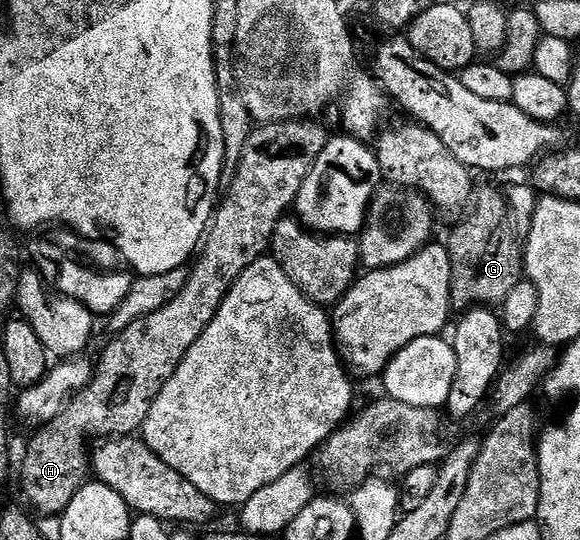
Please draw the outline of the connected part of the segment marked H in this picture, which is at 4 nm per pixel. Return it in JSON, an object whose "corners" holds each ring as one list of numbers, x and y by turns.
{"corners":[[292,119,263,123,252,132,249,143,245,145,243,158,239,160,237,171,230,178,225,192,215,210,215,216,205,237,205,244,191,269,191,275,185,287,161,311,129,323,107,345,99,365,94,366,91,381,81,392,72,397,70,403,49,424,42,426,31,441,27,454,23,457,23,493,31,503,30,508,39,515,62,515,65,507,73,503,73,495,89,480,89,445,87,441,110,439,112,437,130,437,142,430,149,415,149,407,161,395,161,387,177,371,181,359,201,339,205,327,213,323,227,293,237,279,257,259,268,256,273,231,279,220,294,206,297,195,305,179,314,169,321,151,327,146,329,133,326,133,315,119]]}

